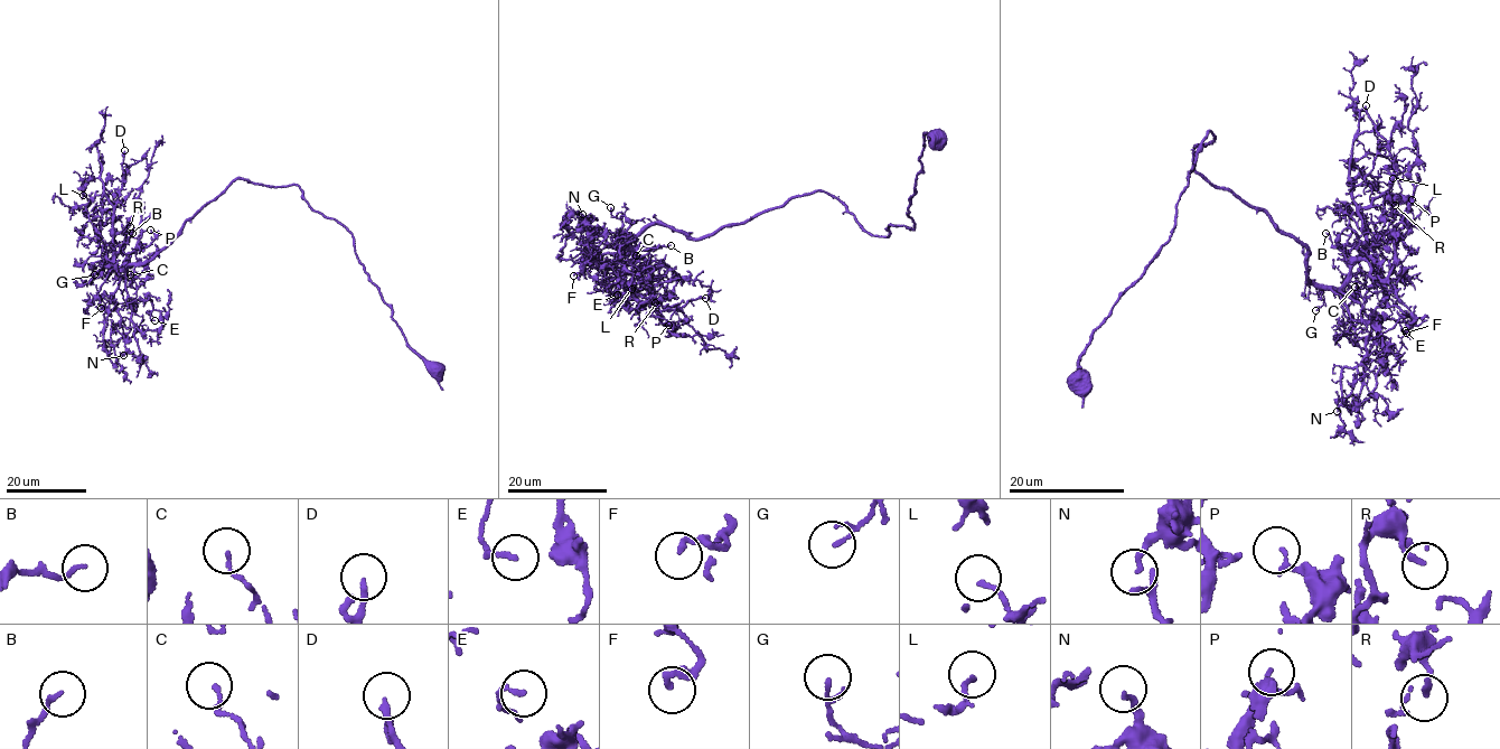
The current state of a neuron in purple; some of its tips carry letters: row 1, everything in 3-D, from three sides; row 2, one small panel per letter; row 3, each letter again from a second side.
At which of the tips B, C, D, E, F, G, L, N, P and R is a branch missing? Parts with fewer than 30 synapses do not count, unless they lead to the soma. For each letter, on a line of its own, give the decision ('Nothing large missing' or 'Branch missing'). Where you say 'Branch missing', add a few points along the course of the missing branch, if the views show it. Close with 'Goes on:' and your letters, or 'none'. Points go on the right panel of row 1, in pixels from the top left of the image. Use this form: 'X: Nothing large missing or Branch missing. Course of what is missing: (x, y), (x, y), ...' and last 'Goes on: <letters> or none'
B: Nothing large missing
C: Nothing large missing
D: Branch missing. Course of what is missing: (1366, 105), (1385, 99), (1391, 82), (1407, 81)
E: Nothing large missing
F: Nothing large missing
G: Nothing large missing
L: Nothing large missing
N: Nothing large missing
P: Nothing large missing
R: Nothing large missing
Goes on: D

